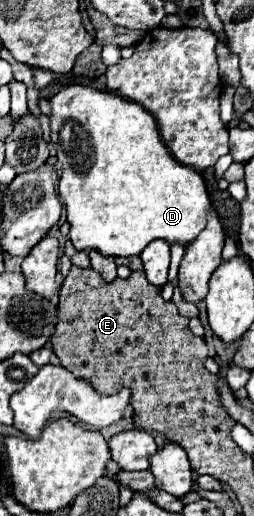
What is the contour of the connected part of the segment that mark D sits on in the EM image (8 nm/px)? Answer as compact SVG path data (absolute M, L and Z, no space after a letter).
M68 84L64 88L60 88L58 94L54 94L50 100L50 144L56 148L56 158L62 162L62 176L60 176L60 184L58 184L58 194L62 196L64 204L66 204L66 212L68 212L68 222L70 222L70 240L74 244L76 250L98 250L104 256L138 256L148 242L156 240L156 238L164 238L172 242L182 242L188 244L190 240L194 240L206 226L206 214L210 210L210 198L204 186L202 176L180 164L178 160L174 160L166 146L162 144L156 120L152 118L150 112L146 112L140 104L126 100L114 92L100 92L96 88L90 86L82 86L82 84Z

